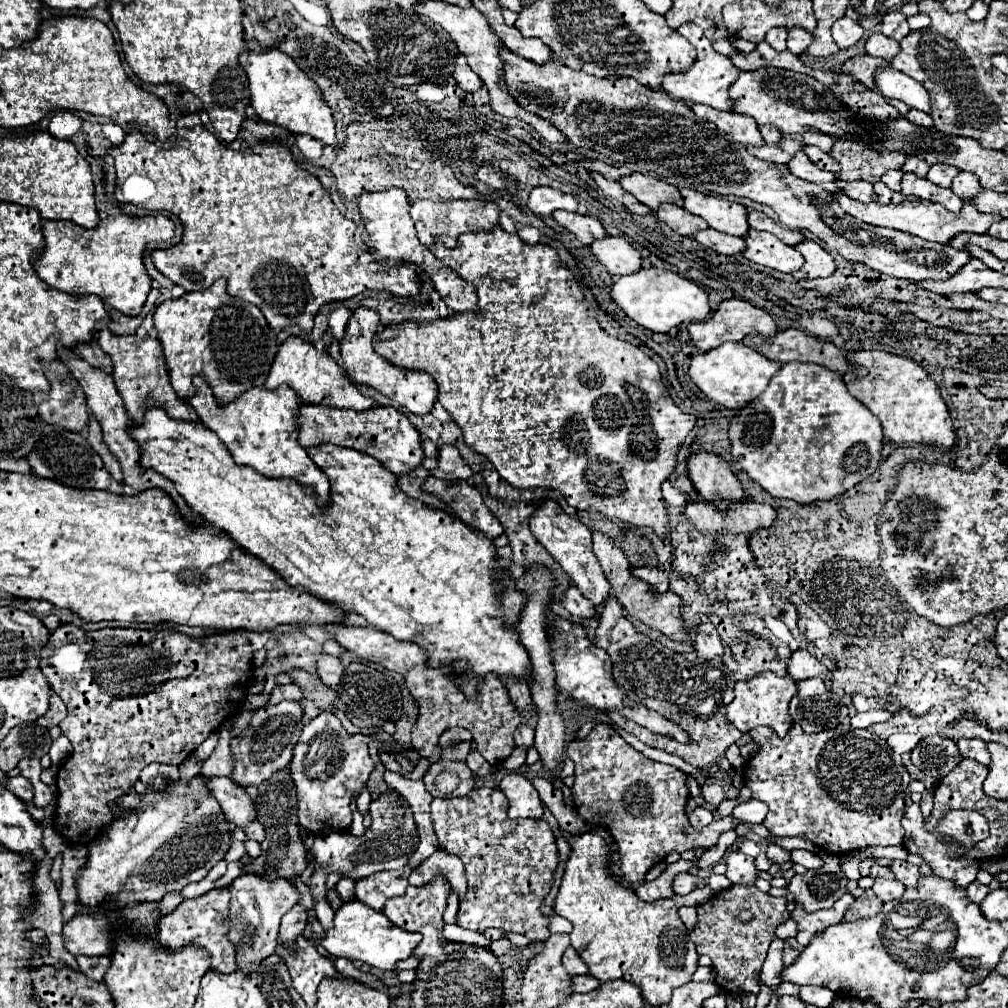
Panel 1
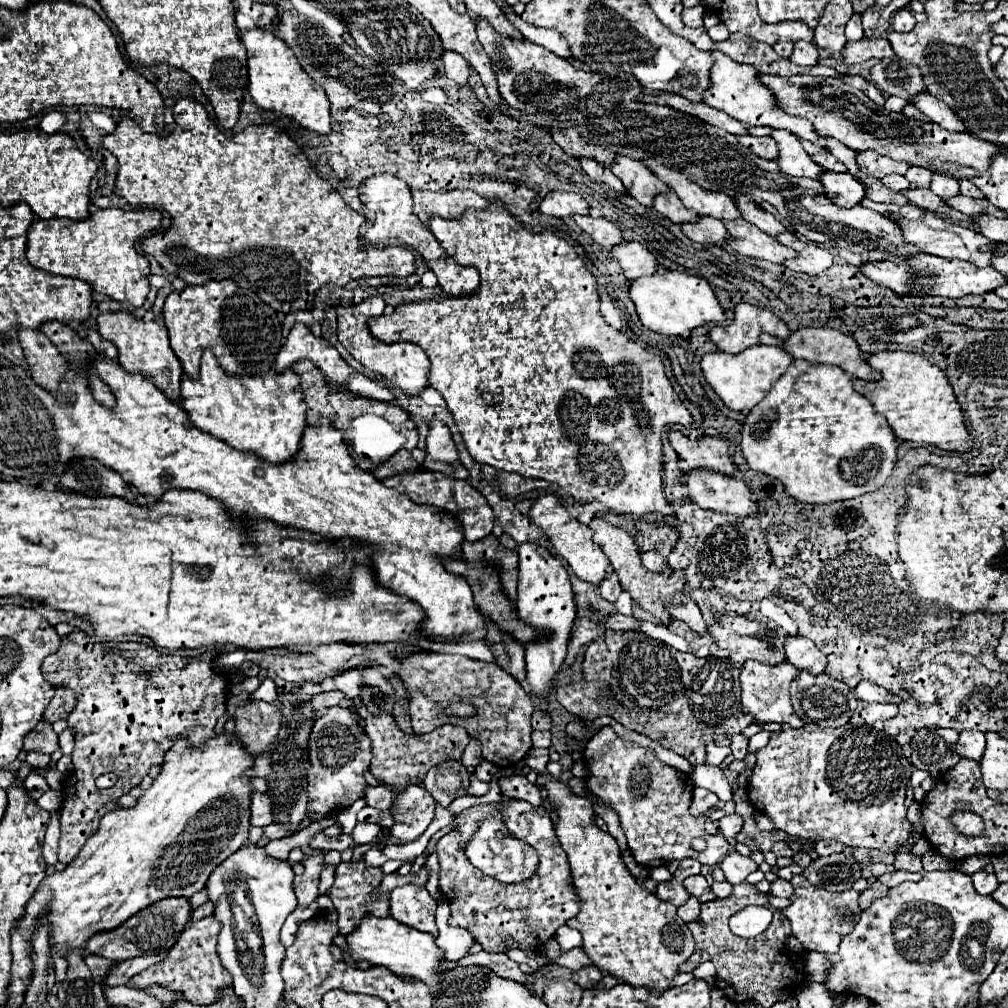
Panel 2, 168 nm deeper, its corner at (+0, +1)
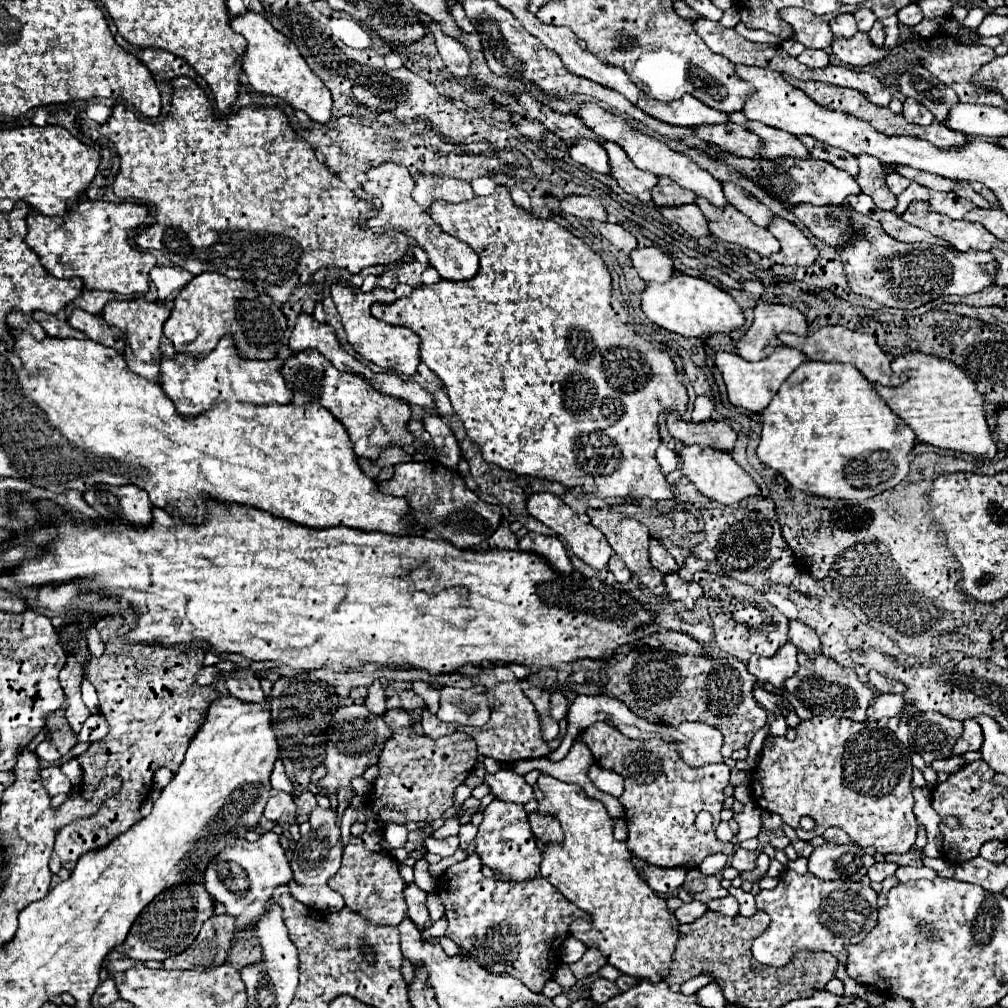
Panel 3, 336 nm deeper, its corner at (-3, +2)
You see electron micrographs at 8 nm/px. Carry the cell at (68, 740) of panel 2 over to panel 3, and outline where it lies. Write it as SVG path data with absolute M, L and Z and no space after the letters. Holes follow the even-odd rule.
M83 679L81 684L81 694L84 704L87 706L91 713L99 712L98 696L94 686L87 679Z

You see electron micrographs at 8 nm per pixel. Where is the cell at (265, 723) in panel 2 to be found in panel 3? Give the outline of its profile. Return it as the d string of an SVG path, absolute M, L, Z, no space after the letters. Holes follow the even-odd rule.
M239 668L235 674L225 674L225 682L227 682L227 688L231 692L231 696L243 700L243 702L251 702L251 704L261 704L265 706L267 704L267 698L259 686L259 680L249 672L249 670L243 670Z

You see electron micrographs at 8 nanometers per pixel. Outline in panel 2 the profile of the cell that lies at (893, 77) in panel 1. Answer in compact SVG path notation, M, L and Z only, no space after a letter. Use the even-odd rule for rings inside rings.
M920 93L912 99L912 103L930 117L930 121L938 123L940 127L944 127L946 131L966 131L964 129L964 121L960 121L960 117L956 117L956 113L952 113L952 109L948 105L944 105L944 101L932 97L930 93Z

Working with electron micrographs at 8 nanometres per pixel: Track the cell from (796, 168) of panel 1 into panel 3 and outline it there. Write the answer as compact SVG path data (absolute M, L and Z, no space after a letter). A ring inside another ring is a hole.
M749 122L749 130L761 136L761 140L763 140L761 156L763 158L769 158L769 160L785 160L785 158L805 160L811 156L807 152L805 144L789 132L771 128L767 124L755 124L755 122Z

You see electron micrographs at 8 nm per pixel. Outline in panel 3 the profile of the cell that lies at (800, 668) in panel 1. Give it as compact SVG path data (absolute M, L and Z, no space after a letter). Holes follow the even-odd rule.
M793 620L789 624L789 642L795 644L797 650L807 654L809 658L819 656L819 652L821 652L821 642L819 642L817 634L799 620Z

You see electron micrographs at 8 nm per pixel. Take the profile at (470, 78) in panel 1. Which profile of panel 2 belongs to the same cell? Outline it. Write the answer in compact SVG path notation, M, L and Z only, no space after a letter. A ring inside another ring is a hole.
M442 51L440 61L444 65L444 73L446 73L448 79L456 81L458 85L464 85L468 81L470 65L466 63L464 57L460 57L458 53L452 53L452 51Z

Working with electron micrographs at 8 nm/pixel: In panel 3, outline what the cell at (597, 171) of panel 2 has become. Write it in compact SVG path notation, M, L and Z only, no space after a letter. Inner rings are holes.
M581 140L581 142L577 142L577 144L573 144L569 148L569 154L571 154L571 158L577 164L581 164L581 166L593 170L593 172L611 174L611 166L609 166L609 160L607 160L607 152L597 142Z

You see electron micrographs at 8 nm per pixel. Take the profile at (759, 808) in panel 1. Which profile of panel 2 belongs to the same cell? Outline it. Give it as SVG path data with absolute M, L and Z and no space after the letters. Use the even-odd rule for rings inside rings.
M736 813L726 815L726 817L722 817L722 819L718 821L720 831L722 831L722 835L724 835L728 841L736 839L736 835L738 835L740 829L742 829L742 823L744 823L744 819L742 819L740 815L736 815Z

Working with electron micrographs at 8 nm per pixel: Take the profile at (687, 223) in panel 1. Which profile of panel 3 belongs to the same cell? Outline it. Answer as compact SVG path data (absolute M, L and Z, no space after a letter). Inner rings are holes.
M659 178L659 184L653 188L653 202L659 208L669 206L683 206L683 204L695 204L695 194L683 190L679 184L675 184L669 178Z

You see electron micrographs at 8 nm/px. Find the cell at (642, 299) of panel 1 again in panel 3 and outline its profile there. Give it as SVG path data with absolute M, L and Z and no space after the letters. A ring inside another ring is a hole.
M675 274L671 276L669 282L663 282L663 284L659 282L647 284L641 294L641 308L653 324L669 332L677 332L685 338L709 336L715 332L729 332L745 324L745 316L741 308L725 290L713 286L703 278L695 278L687 274Z

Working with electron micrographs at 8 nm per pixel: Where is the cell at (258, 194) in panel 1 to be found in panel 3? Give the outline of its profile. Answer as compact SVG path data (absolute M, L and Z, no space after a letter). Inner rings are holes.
M189 82L185 88L177 88L173 92L171 110L163 122L155 122L155 124L143 122L131 110L127 110L123 104L117 104L113 108L111 118L99 128L99 132L115 144L119 158L121 158L121 170L113 182L115 196L139 198L139 200L155 204L155 208L157 208L155 222L135 238L137 246L143 250L151 250L151 248L161 250L171 264L191 272L193 276L197 276L201 272L217 272L217 274L225 274L227 278L239 278L239 280L251 282L259 292L269 294L275 300L275 304L285 304L291 298L293 290L309 284L313 274L319 268L337 266L337 268L347 268L351 274L359 274L363 268L369 268L369 266L399 262L407 254L409 246L407 246L407 236L403 232L399 232L399 230L375 232L375 230L367 228L365 224L361 224L361 200L355 198L355 194L335 174L331 174L325 164L317 162L313 148L303 138L299 138L295 134L295 130L289 126L287 116L279 108L251 108L251 106L247 106L247 108L241 108L237 114L219 116L211 110L211 104L209 104L209 98L205 96L205 92L195 82Z

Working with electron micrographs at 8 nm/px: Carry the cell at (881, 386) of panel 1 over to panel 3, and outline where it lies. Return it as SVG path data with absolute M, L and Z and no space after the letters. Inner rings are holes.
M909 352L897 356L891 362L895 374L905 374L907 380L897 388L885 388L873 384L875 392L885 404L915 432L919 442L933 444L937 448L955 450L982 459L995 457L995 442L983 416L983 394L975 390L975 384L949 360Z

